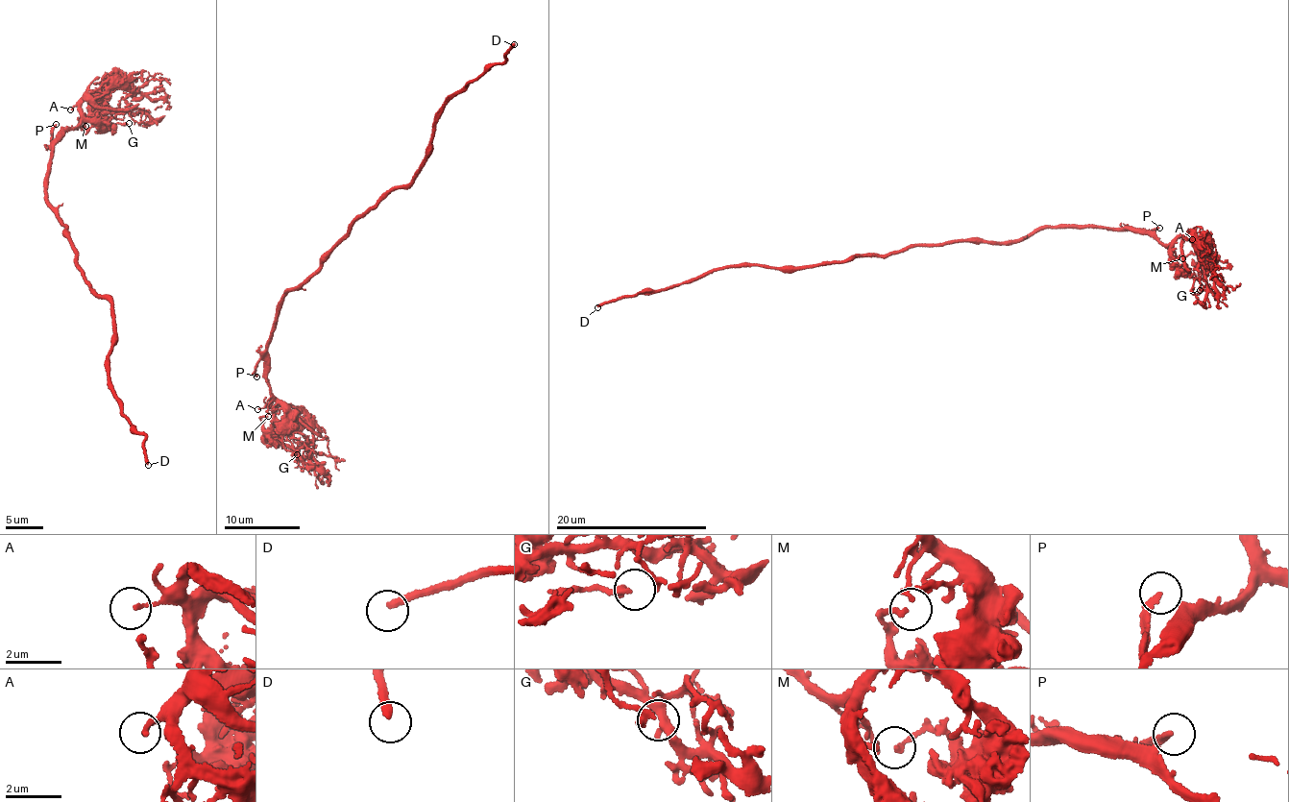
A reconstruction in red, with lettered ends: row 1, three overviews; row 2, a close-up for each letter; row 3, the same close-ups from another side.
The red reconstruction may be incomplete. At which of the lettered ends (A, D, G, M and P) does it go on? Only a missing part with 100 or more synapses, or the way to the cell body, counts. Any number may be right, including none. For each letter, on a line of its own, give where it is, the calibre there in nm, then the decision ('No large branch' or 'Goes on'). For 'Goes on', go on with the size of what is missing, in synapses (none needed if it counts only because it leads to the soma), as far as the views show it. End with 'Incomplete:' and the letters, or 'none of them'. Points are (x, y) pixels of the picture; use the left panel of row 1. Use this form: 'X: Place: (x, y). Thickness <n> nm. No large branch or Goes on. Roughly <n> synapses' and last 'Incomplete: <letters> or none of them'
A: Place: (70, 109). Thickness 130 nm. No large branch
D: Place: (148, 465). Thickness 280 nm. No large branch
G: Place: (129, 123). Thickness 260 nm. No large branch
M: Place: (85, 126). Thickness 100 nm. No large branch
P: Place: (56, 124). Thickness 200 nm. No large branch
Incomplete: none of them

